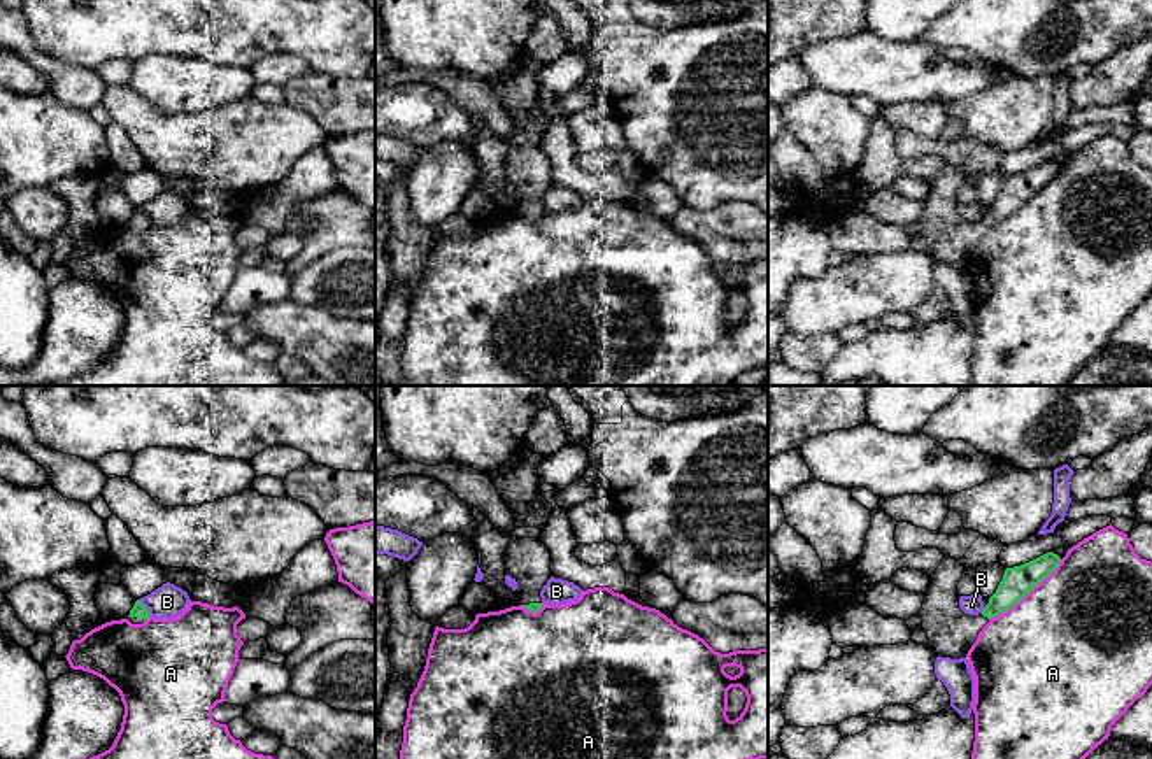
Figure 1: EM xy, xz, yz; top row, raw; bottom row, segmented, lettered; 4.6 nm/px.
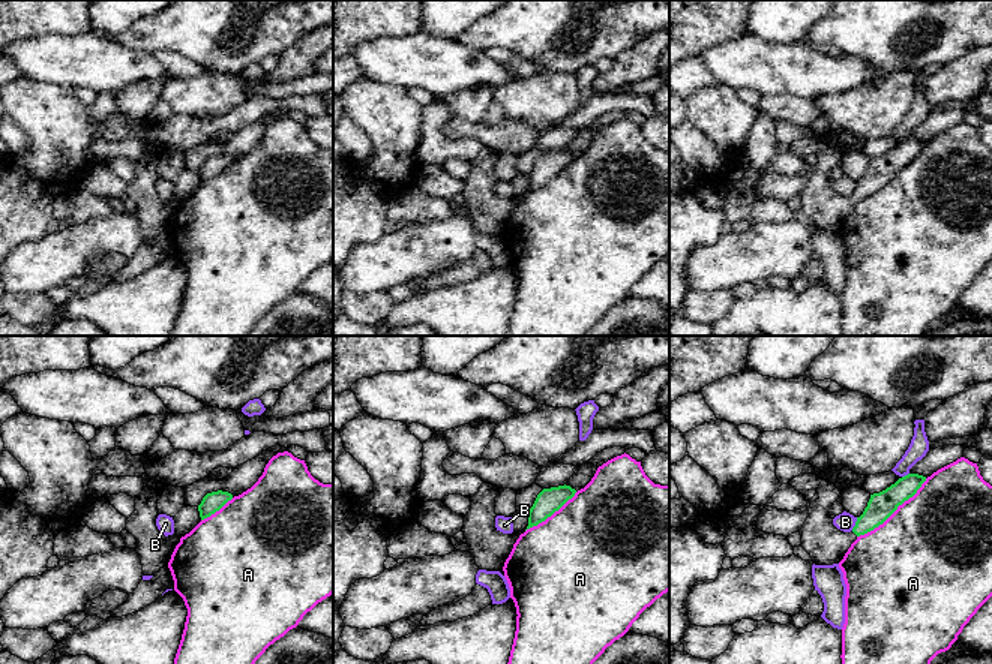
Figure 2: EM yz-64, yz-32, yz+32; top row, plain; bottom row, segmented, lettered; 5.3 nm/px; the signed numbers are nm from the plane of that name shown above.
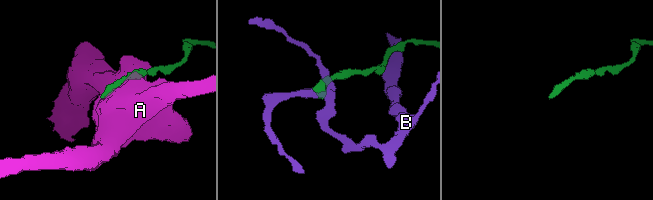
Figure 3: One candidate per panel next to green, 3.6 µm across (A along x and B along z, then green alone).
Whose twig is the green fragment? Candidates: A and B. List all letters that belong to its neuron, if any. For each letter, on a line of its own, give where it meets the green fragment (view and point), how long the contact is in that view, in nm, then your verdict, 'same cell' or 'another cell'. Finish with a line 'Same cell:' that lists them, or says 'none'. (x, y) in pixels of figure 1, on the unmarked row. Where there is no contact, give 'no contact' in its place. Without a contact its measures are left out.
A: contact yz (1026, 200); length 440 nm; another cell
B: contact xy (146, 216); length 100 nm; another cell
Same cell: none

